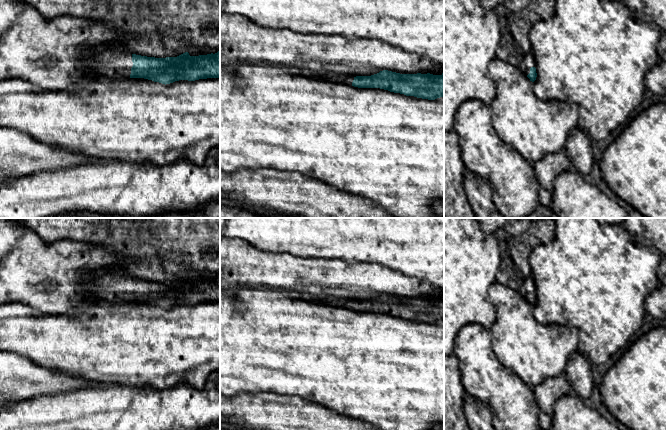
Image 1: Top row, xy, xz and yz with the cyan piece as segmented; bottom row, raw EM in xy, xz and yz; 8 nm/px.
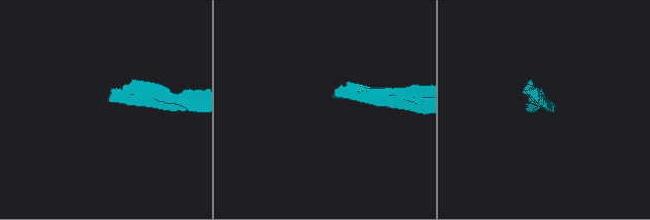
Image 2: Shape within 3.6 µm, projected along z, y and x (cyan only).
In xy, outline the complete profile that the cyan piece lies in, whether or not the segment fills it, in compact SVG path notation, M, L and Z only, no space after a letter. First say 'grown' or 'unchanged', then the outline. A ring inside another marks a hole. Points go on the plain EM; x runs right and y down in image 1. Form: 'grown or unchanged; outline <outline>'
grown; outline M100 271L87 275L84 285L89 297L110 303L144 302L166 309L179 304L220 302L220 275L199 280L185 276L177 281L155 282Z

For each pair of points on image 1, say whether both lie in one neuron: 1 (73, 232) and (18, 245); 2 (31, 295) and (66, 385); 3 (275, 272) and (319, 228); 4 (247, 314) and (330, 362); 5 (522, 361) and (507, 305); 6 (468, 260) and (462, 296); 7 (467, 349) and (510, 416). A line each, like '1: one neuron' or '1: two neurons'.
1: two neurons
2: two neurons
3: two neurons
4: one neuron
5: one neuron
6: one neuron
7: one neuron

